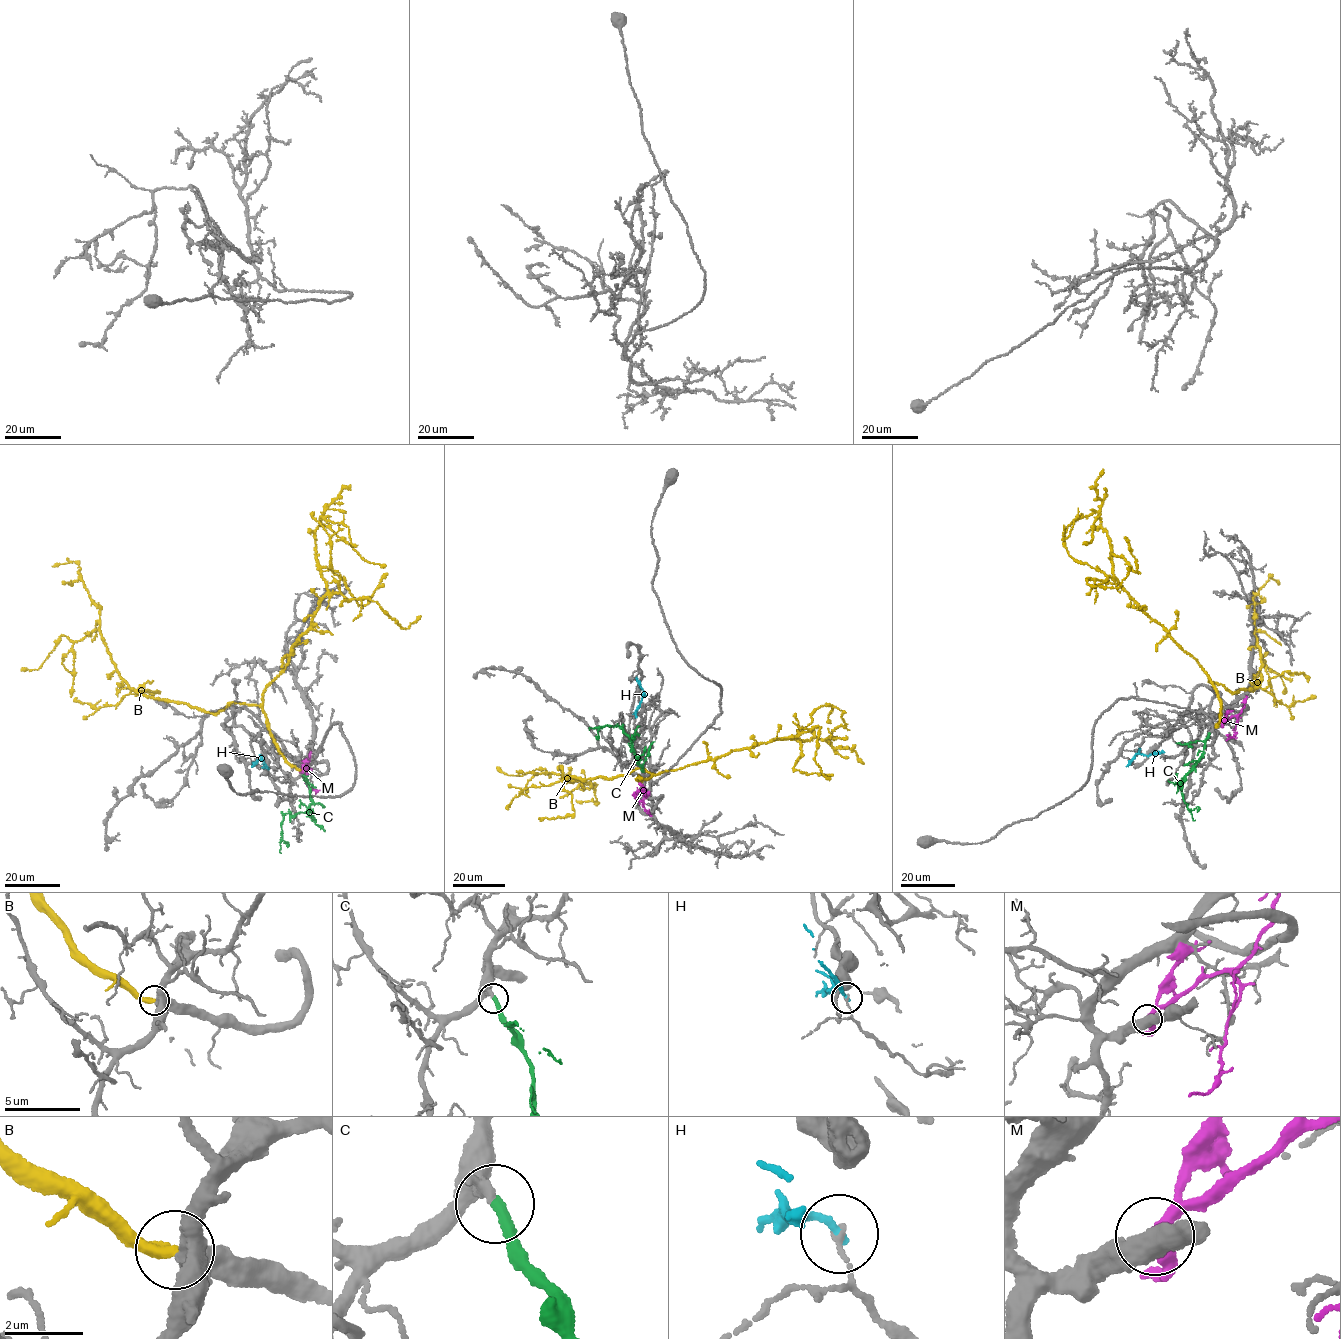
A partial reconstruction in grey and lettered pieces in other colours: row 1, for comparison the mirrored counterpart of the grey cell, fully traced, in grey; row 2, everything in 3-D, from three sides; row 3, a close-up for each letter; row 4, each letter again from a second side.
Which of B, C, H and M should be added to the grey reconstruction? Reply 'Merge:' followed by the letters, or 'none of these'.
Merge: C

